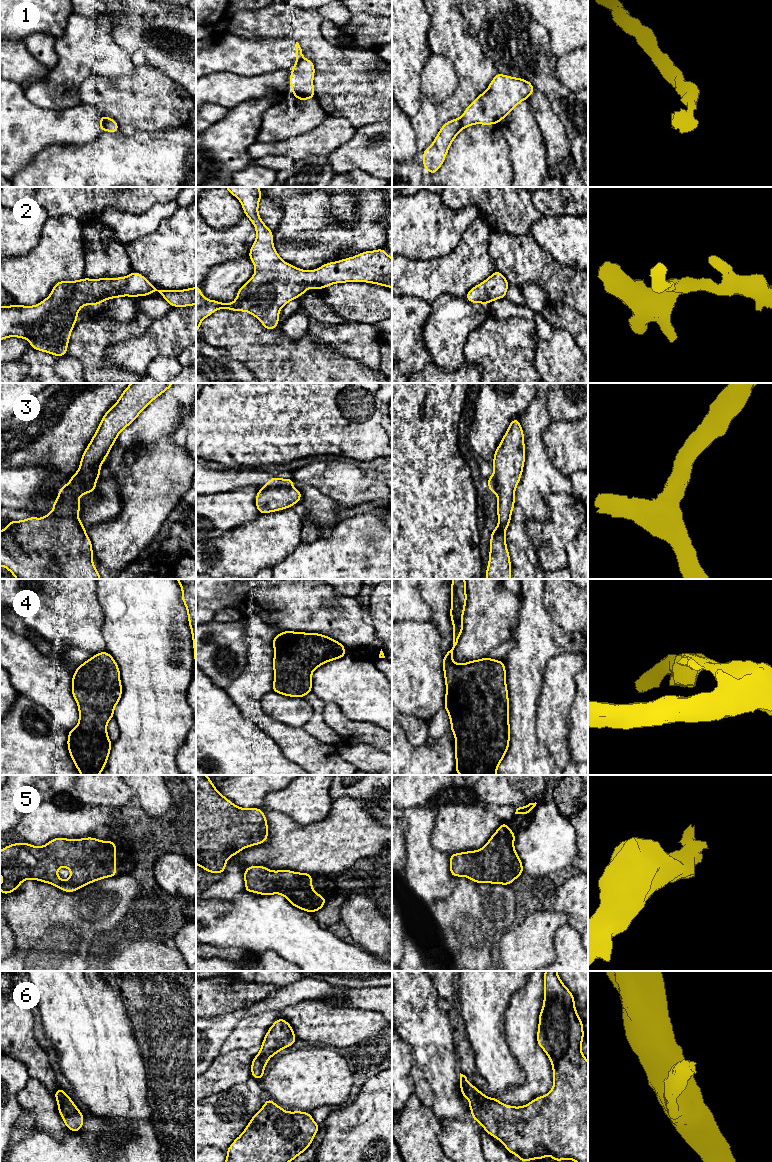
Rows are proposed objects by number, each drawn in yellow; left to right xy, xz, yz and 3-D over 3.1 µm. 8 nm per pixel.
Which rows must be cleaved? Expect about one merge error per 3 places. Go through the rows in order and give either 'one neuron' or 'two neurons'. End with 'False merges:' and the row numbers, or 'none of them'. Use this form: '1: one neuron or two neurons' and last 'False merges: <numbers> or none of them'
1: two neurons
2: one neuron
3: two neurons
4: one neuron
5: one neuron
6: one neuron
False merges: 1, 3

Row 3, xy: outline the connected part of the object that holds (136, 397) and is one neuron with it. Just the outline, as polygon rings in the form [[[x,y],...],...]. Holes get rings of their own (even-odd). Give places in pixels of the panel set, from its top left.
[[[131,383],[122,392],[119,400],[102,417],[96,433],[81,457],[79,470],[71,477],[83,484],[82,495],[96,490],[95,485],[87,489],[86,484],[90,481],[96,482],[101,476],[101,464],[106,460],[120,432],[173,384]]]

